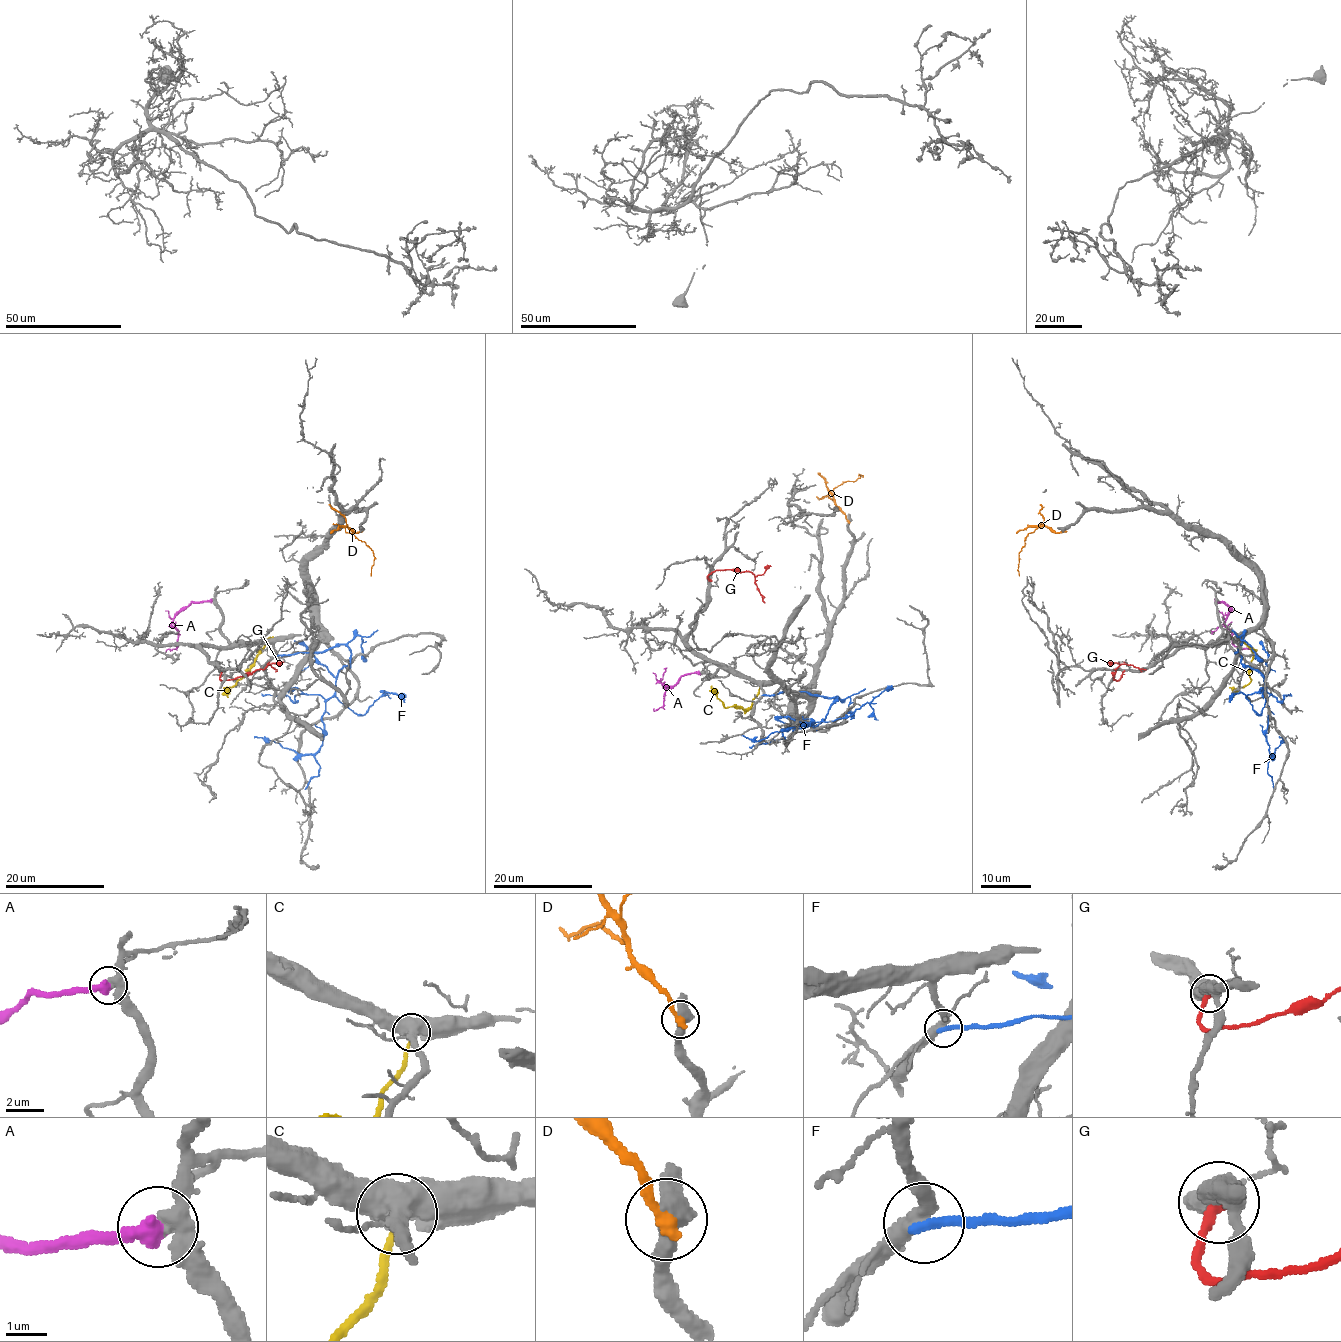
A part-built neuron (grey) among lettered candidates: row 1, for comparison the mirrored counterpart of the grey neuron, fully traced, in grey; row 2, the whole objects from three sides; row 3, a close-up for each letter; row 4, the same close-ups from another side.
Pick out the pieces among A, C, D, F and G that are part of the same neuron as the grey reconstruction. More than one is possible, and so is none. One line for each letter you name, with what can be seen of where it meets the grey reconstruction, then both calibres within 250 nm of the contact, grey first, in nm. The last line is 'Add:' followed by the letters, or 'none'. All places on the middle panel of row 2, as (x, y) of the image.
A: Touches grey at (699, 673). Thickness 400 nm (grey) against 480 nm
Add: A

